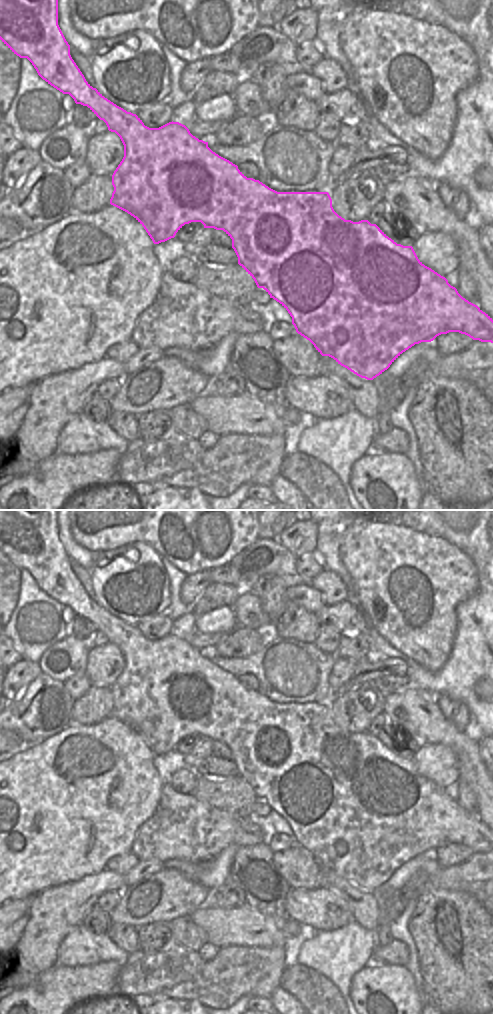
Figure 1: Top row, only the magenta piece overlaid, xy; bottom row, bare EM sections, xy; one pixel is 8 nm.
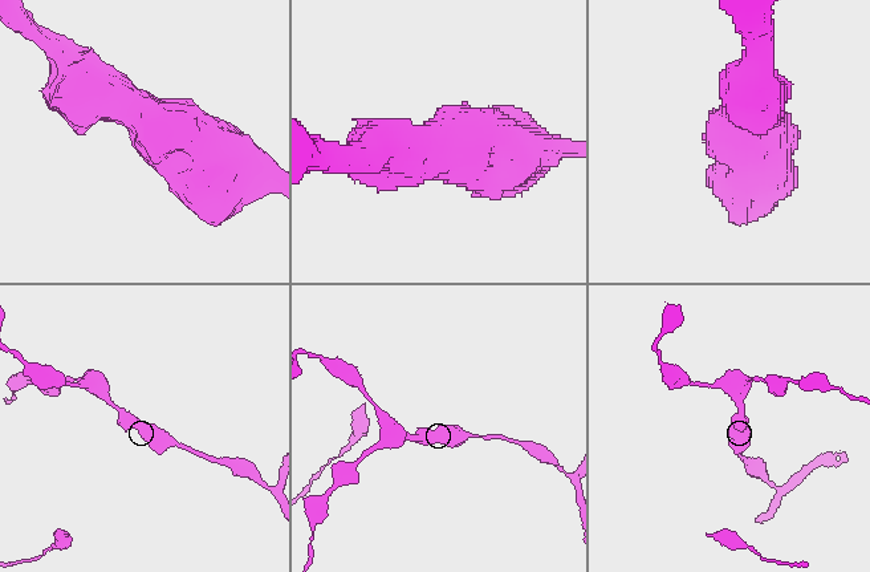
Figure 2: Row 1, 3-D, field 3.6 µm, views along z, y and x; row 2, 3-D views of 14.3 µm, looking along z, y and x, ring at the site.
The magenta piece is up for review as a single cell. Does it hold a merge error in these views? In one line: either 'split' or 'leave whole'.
leave whole

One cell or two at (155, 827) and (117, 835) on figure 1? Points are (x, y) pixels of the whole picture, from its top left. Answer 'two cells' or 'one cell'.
two cells

